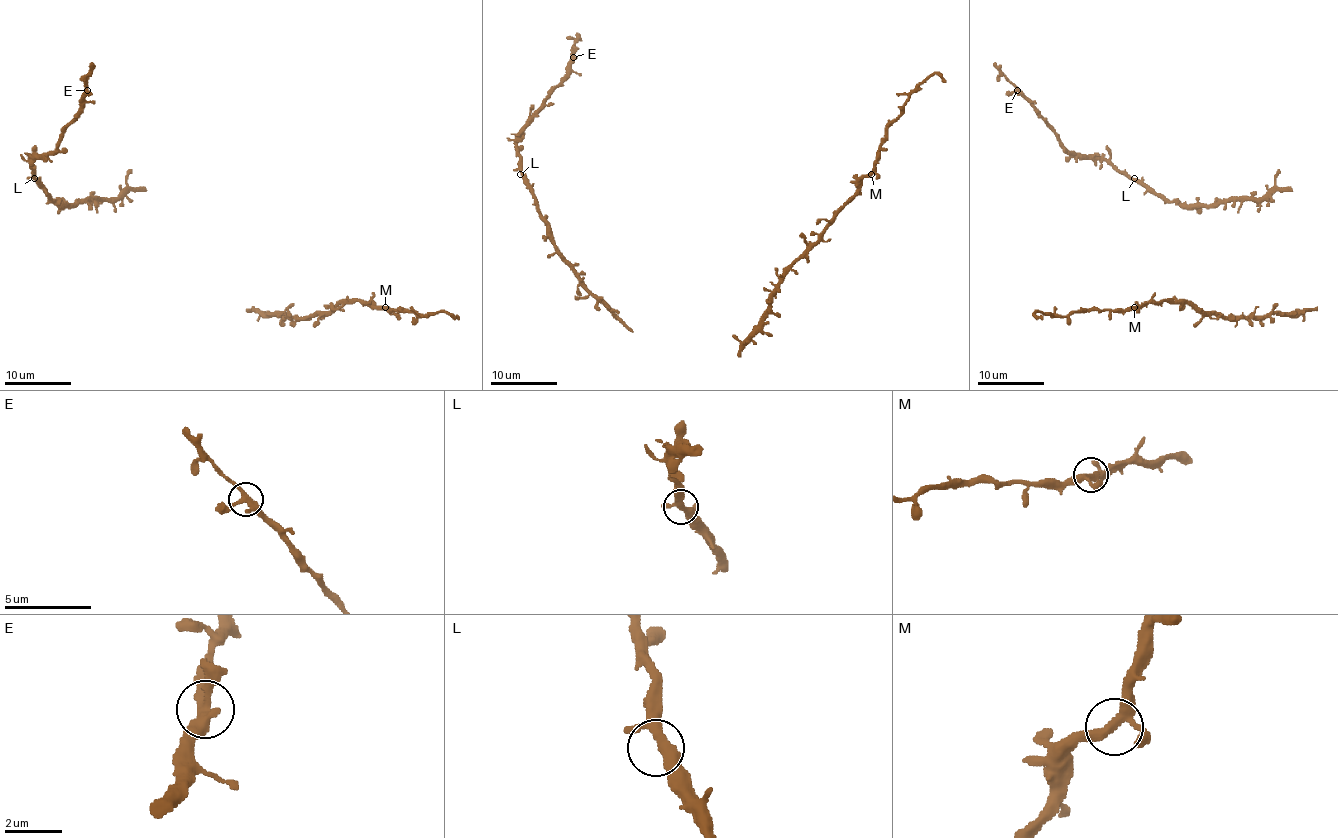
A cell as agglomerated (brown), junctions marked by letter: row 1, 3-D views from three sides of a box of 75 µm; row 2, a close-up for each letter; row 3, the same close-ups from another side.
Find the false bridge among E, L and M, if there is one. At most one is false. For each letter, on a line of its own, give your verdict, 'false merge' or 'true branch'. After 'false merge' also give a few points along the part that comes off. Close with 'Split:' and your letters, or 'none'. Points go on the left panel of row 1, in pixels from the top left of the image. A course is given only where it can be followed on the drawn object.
E: true branch
L: true branch
M: true branch
Split: none

